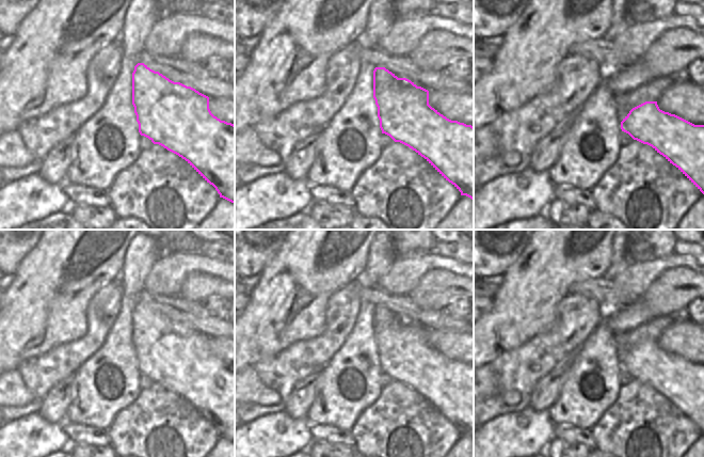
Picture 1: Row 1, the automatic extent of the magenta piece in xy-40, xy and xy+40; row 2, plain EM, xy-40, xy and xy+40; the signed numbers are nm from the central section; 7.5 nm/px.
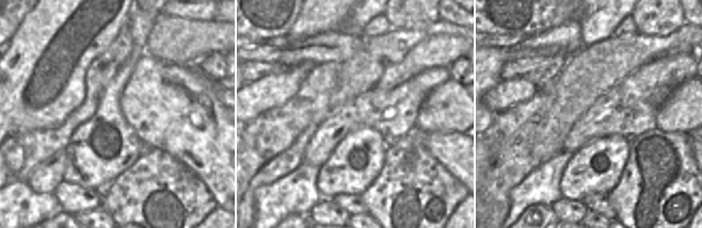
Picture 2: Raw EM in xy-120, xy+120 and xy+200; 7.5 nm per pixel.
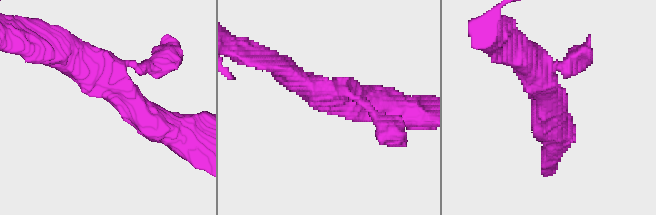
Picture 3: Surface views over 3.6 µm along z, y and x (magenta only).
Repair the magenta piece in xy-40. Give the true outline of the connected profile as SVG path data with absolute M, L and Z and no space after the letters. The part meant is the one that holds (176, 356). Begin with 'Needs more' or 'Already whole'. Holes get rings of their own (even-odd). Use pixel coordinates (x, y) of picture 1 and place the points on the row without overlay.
Already whole. M138 302L132 312L132 344L141 375L185 398L215 427L220 437L235 443L235 364L221 360L211 352L208 335L191 326L170 319L144 302Z

